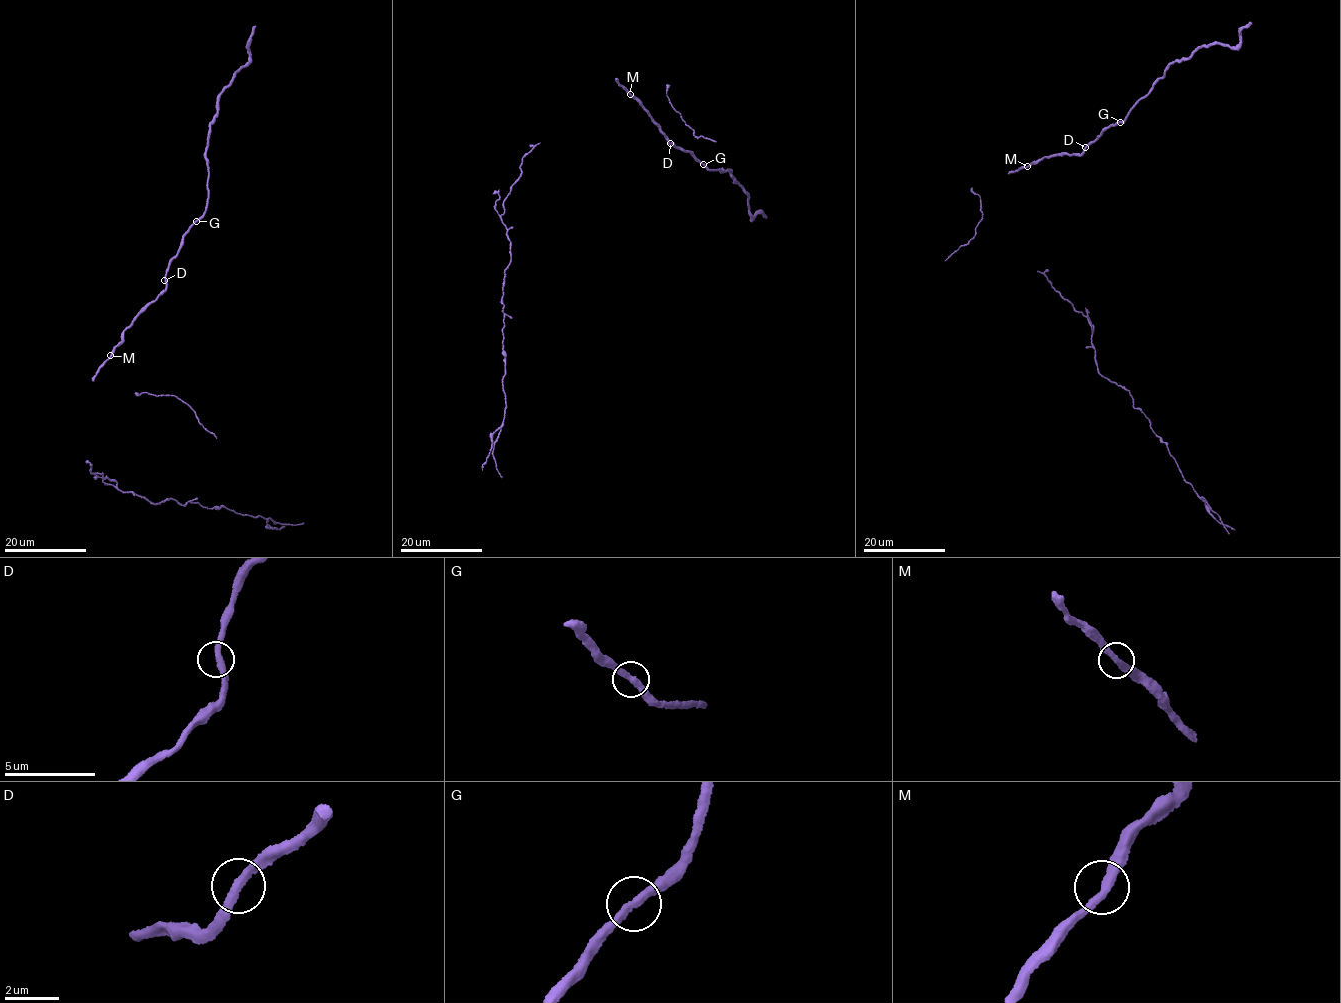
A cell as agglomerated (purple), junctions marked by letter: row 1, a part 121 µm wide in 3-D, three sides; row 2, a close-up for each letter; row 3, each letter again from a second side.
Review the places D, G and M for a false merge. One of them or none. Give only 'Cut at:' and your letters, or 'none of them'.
Cut at: none of them

